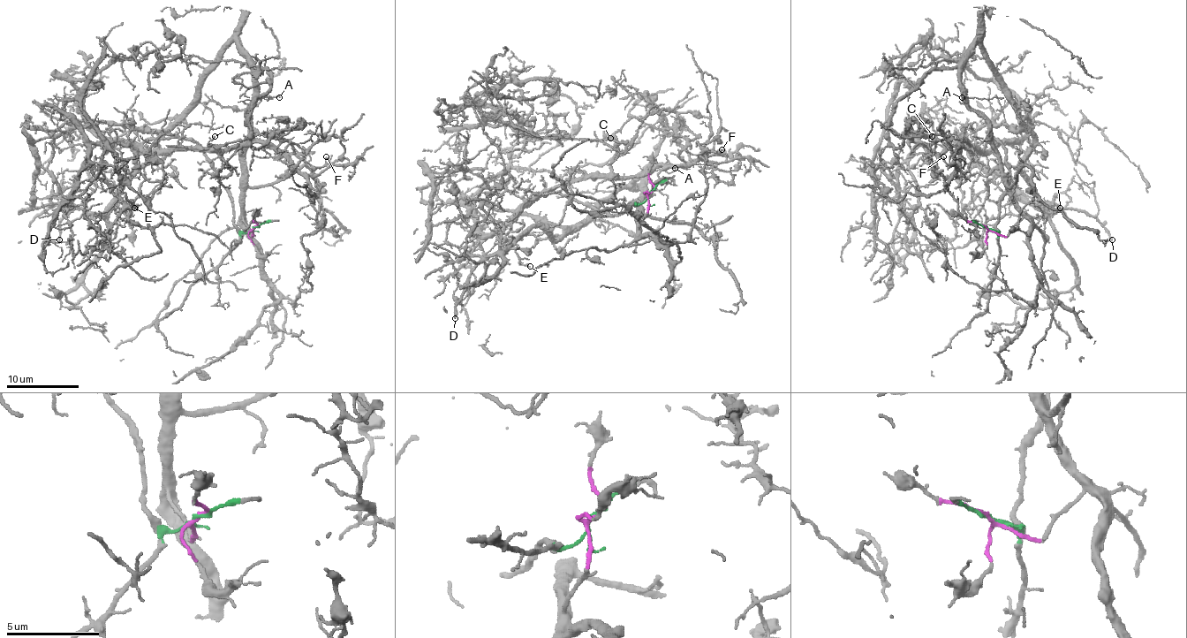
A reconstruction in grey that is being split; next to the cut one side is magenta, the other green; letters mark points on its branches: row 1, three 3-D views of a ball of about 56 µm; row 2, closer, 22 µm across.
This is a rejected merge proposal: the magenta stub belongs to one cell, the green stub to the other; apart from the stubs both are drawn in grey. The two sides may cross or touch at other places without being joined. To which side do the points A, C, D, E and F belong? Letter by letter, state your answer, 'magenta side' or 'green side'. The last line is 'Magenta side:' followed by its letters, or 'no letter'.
A: magenta side
C: green side
D: magenta side
E: magenta side
F: green side
Magenta side: A, D, E

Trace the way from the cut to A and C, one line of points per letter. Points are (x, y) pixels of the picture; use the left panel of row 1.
A: (253, 228), (252, 237), (243, 220), (243, 150), (248, 145), (248, 110), (259, 100), (279, 97)
C: (253, 228), (234, 222), (232, 197), (196, 143), (149, 137), (142, 147), (219, 154), (214, 135)

